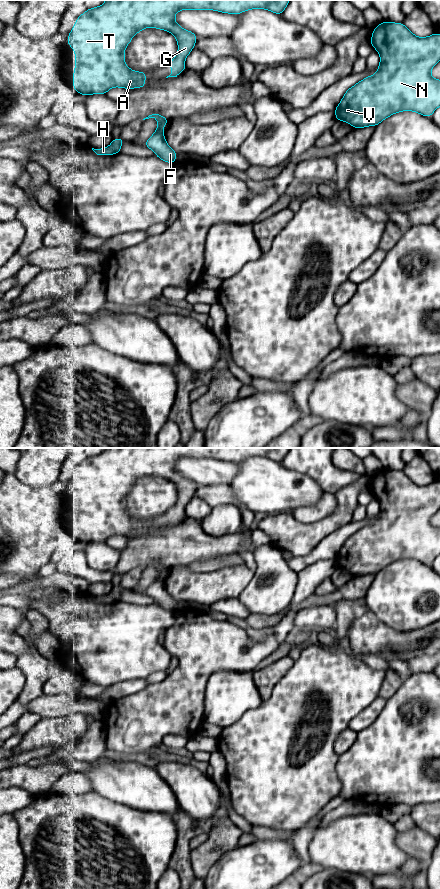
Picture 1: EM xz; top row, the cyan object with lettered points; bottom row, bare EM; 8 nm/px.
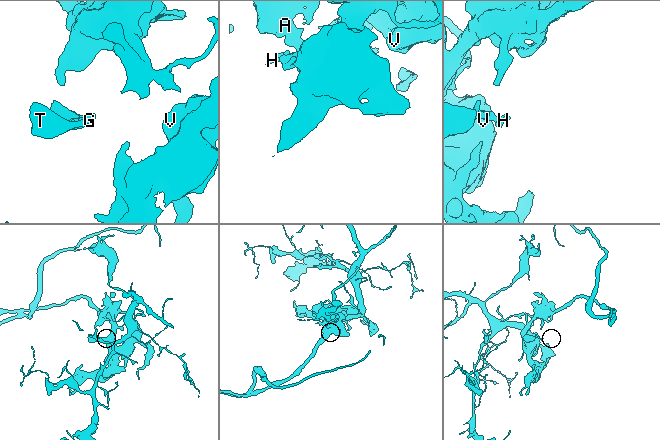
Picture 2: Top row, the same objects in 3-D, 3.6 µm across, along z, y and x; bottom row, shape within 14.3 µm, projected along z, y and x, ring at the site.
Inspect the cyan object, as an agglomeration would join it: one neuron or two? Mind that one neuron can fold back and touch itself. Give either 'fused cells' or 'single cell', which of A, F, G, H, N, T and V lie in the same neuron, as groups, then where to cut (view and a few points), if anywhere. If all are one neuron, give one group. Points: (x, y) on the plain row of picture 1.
fused cells; groups A G N T V / F H; cut xz (156, 578), (162, 581)

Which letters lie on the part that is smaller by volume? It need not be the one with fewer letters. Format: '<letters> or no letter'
F, H

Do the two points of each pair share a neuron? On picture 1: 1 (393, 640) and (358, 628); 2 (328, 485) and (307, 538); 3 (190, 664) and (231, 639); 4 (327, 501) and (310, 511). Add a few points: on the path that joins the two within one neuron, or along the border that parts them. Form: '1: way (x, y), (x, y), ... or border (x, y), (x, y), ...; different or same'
1: way (384, 640), (367, 635); same
2: border (354, 481), (343, 486), (334, 494); different
3: way (200, 658), (213, 645), (221, 645); same
4: way (323, 505), (317, 511), (314, 511); same

